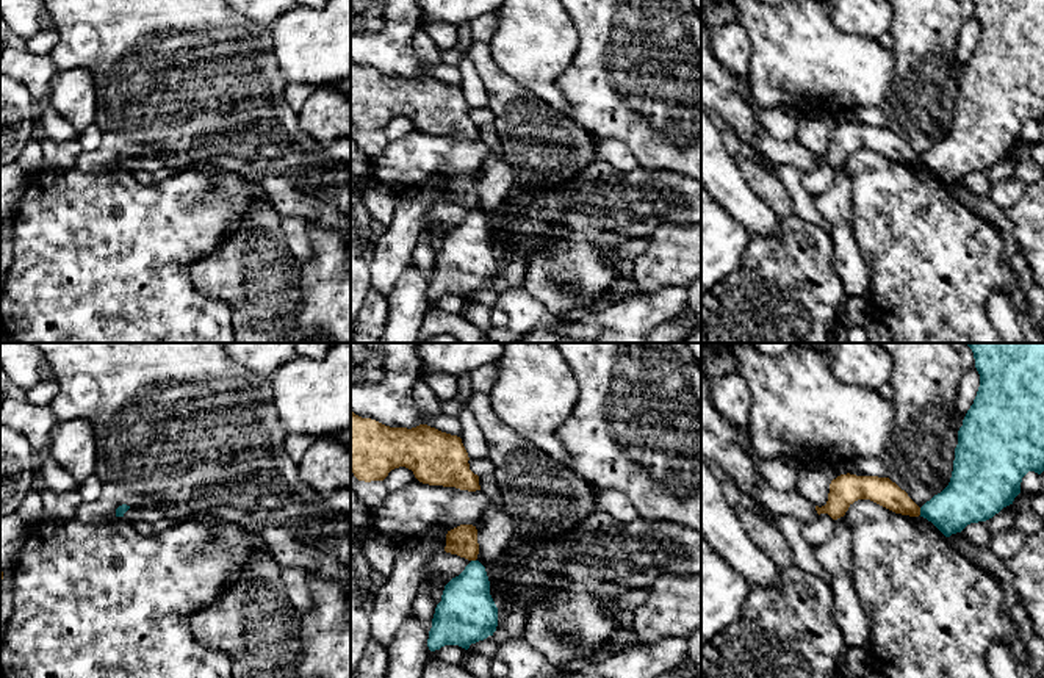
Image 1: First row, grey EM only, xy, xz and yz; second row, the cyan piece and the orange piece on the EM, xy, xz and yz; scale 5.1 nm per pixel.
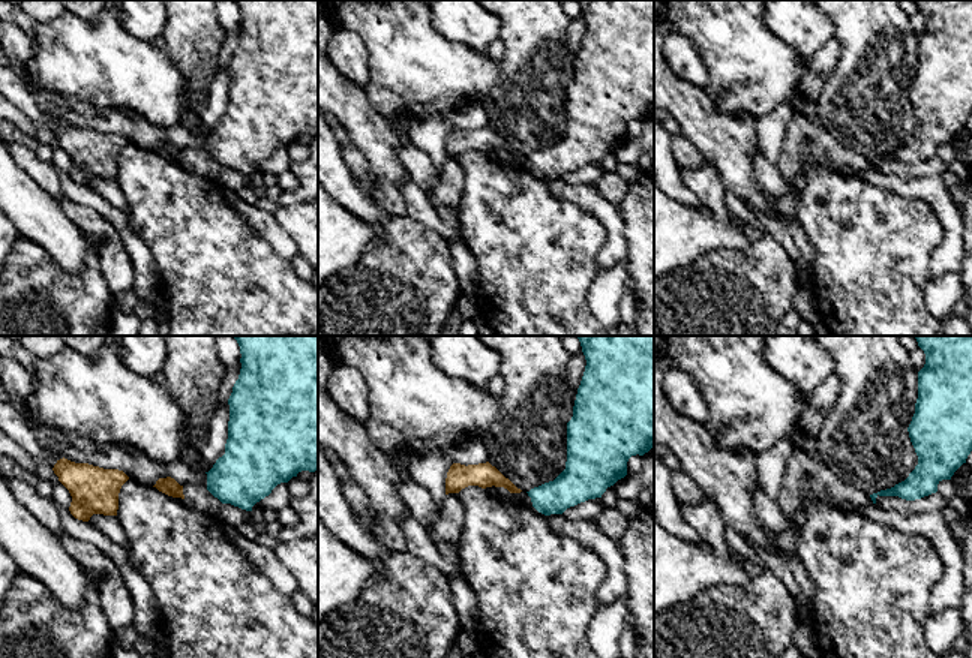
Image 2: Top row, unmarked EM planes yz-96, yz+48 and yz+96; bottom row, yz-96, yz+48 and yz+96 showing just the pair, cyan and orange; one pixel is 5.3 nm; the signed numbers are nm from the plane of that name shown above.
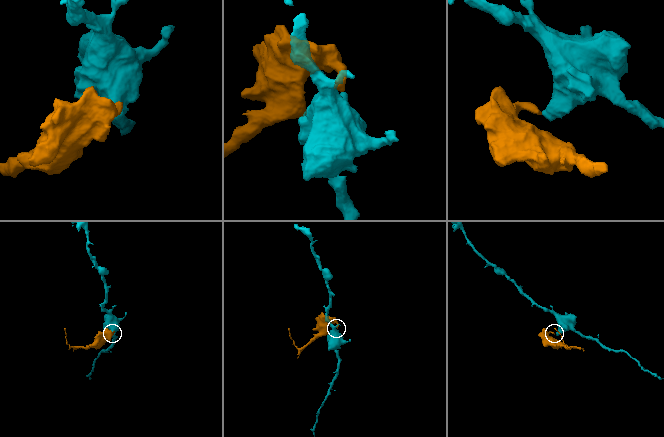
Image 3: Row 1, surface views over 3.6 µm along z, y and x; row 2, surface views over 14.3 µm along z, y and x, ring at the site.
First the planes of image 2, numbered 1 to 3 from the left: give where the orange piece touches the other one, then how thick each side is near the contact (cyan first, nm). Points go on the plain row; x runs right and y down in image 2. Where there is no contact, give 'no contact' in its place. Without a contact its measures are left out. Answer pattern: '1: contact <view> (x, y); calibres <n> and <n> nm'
1: no contact
2: no contact
3: no contact

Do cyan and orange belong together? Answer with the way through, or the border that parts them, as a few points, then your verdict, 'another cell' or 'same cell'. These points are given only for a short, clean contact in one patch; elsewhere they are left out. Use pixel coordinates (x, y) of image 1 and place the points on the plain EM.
border yz (919, 157), (921, 163); another cell

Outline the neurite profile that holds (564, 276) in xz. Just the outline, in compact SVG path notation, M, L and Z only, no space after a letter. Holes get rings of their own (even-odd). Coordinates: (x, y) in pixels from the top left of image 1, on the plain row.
M581 235L557 243L548 240L531 251L523 285L551 316L576 315L595 296L631 274L631 263L604 260L606 247Z

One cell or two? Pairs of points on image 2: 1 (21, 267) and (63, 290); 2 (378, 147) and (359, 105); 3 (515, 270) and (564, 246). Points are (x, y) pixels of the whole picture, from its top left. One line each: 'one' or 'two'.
1: one
2: one
3: one

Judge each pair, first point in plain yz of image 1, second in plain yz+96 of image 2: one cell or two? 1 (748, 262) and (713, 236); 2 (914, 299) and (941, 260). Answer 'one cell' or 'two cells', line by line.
1: two cells
2: two cells

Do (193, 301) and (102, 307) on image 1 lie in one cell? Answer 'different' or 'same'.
same

